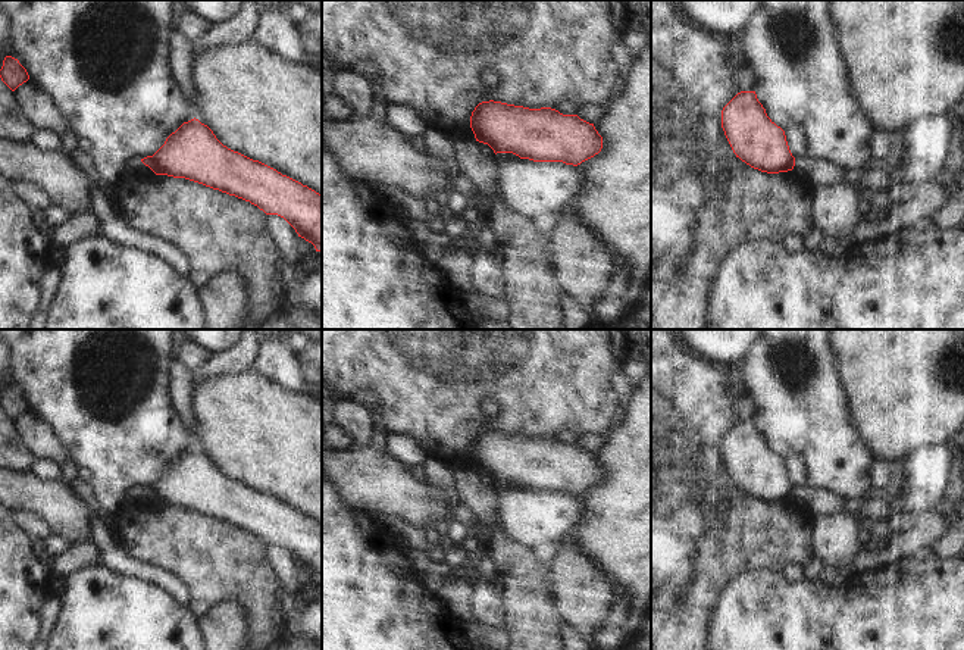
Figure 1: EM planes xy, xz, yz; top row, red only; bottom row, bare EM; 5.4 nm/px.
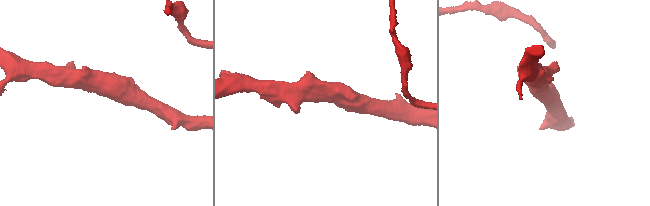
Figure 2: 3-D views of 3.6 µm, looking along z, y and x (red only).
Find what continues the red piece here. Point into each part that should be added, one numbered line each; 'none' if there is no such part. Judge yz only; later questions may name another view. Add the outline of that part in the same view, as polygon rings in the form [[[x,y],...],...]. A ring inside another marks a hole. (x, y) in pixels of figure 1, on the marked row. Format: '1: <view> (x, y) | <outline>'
none

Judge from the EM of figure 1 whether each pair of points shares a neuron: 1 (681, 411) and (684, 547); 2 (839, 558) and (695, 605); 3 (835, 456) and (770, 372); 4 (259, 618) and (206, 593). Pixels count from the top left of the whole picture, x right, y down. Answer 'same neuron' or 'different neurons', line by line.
1: same neuron
2: different neurons
3: same neuron
4: same neuron

